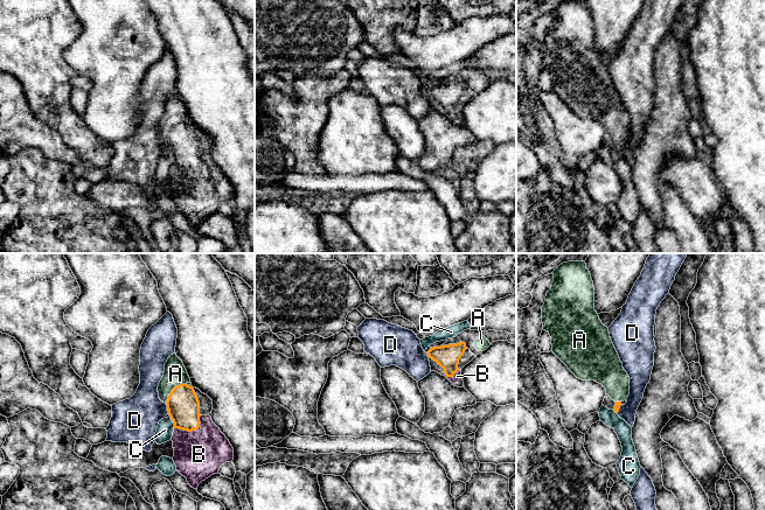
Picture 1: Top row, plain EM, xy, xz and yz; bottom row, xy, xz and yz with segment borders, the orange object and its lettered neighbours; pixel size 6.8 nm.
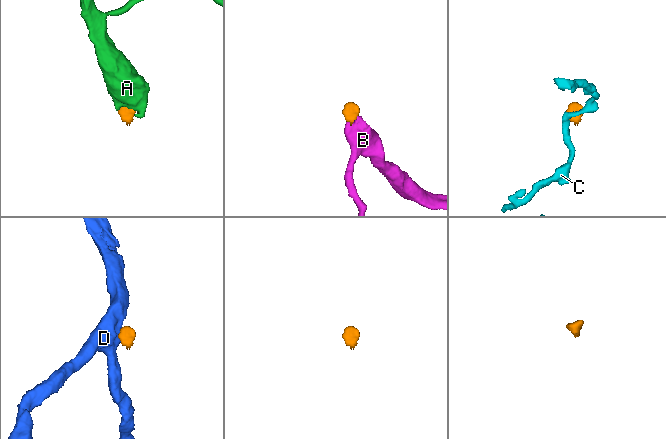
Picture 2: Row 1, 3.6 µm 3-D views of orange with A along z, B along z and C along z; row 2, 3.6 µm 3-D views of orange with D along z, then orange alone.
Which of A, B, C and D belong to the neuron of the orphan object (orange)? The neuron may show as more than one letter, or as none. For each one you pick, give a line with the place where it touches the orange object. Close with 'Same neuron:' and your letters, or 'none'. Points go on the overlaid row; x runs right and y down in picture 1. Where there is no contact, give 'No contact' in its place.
A: Touches orange at xy (173, 389)
B: Touches orange at xy (192, 430)
Same neuron: A, B

